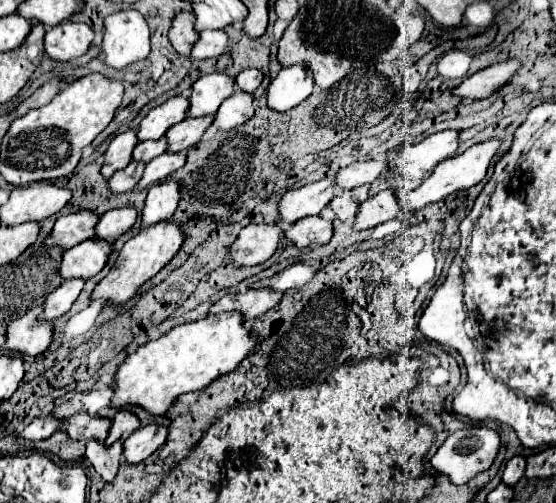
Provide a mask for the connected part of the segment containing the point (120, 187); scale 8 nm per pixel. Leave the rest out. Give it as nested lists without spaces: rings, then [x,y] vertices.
[[[129,163],[125,169],[117,171],[111,179],[109,179],[109,191],[111,193],[127,193],[133,191],[137,181],[143,175],[145,165],[143,163]]]

